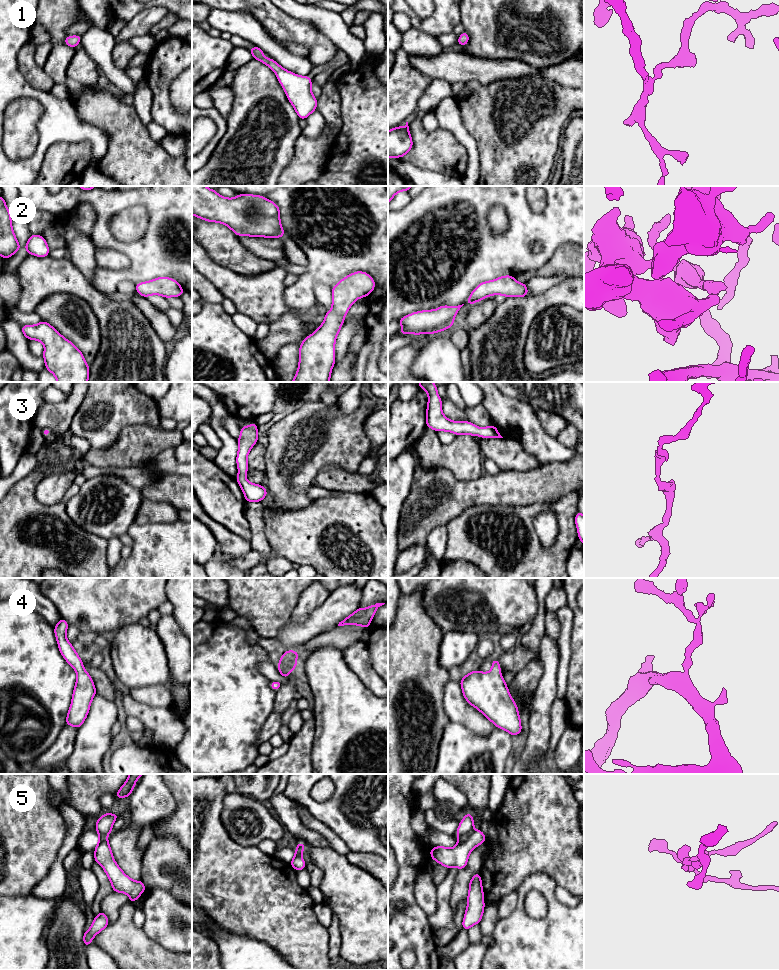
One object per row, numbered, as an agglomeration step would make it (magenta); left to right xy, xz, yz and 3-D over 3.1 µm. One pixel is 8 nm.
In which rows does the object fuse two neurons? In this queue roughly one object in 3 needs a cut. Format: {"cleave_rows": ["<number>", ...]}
{"cleave_rows": []}

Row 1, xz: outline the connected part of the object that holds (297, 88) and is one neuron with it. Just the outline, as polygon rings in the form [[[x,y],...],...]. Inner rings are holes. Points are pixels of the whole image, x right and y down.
[[[255,45],[248,49],[253,58],[270,67],[276,74],[289,102],[294,107],[299,119],[305,119],[317,110],[317,99],[311,91],[312,78],[300,76],[281,67],[272,58],[264,58],[264,51]]]

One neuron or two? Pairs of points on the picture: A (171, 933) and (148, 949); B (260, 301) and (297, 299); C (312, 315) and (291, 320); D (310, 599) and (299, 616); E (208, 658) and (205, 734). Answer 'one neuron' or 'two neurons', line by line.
A: two neurons
B: two neurons
C: two neurons
D: one neuron
E: one neuron

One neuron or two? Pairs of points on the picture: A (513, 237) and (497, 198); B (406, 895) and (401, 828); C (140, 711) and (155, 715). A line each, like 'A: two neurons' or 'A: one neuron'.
A: one neuron
B: one neuron
C: one neuron

